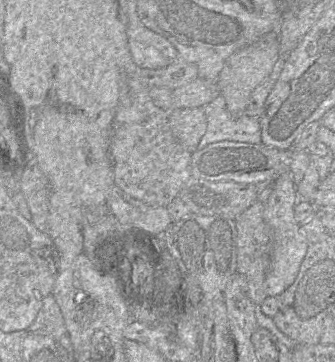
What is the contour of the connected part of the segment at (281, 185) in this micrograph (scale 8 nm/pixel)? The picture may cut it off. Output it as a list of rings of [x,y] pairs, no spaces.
[[[290,168],[284,174],[279,175],[273,183],[274,181],[267,181],[256,185],[258,196],[264,191],[264,187],[270,187],[271,189],[264,211],[264,220],[272,230],[274,237],[270,268],[264,279],[266,298],[280,295],[293,284],[308,249],[306,238],[295,219],[294,207],[296,201],[300,201],[300,197],[297,196],[296,182]]]

